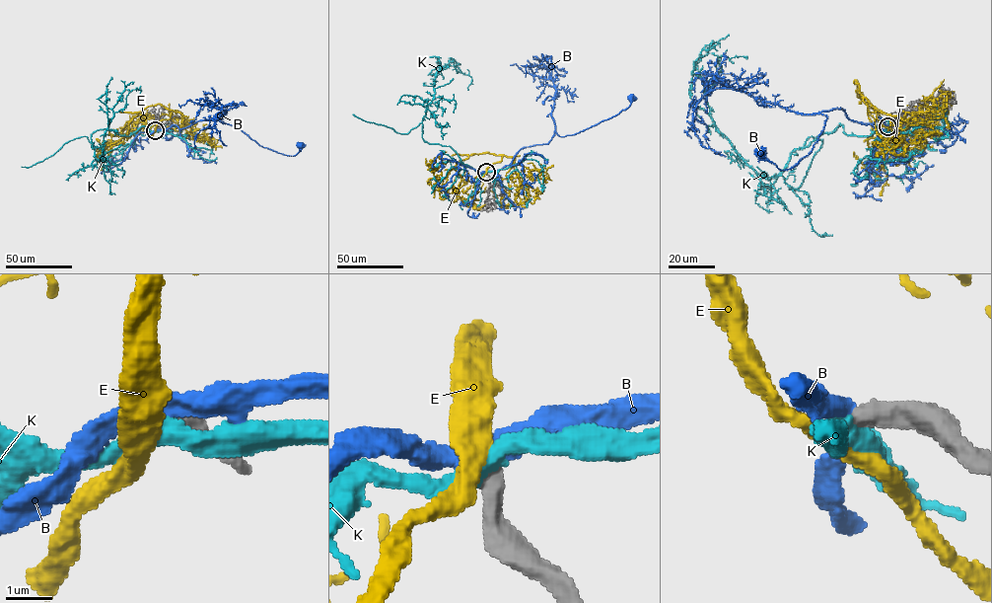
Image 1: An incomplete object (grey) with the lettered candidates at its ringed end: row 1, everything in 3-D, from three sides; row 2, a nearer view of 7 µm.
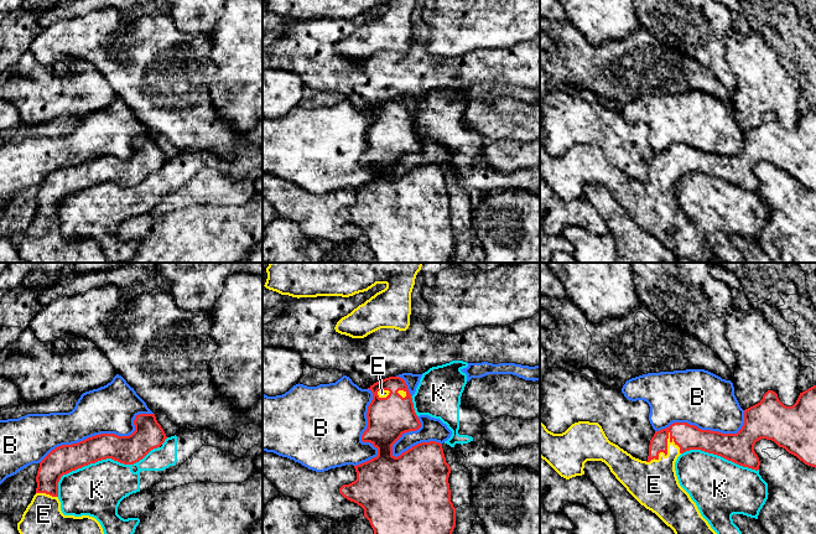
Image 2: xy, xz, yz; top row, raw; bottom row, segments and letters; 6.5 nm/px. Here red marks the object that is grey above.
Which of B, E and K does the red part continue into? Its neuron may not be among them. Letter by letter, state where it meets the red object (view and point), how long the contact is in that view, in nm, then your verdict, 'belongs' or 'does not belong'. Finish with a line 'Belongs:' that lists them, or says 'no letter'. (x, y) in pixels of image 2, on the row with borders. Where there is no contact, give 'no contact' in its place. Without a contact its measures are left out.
B: meets red in xy at (100, 434); contact 800 nm long; does not belong
E: meets red in yz at (665, 454); contact 260 nm long; belongs
K: meets red in xy at (100, 460); contact 750 nm long; does not belong
Belongs: E

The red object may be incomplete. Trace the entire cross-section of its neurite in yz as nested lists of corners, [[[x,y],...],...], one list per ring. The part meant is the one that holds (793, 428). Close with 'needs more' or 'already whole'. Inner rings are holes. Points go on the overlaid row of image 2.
[[[816,385],[800,393],[792,406],[784,405],[775,392],[768,390],[758,404],[744,410],[744,424],[737,434],[722,434],[701,430],[687,422],[674,422],[654,434],[646,461],[633,457],[610,442],[598,422],[578,421],[565,432],[553,434],[540,420],[540,457],[561,477],[570,479],[582,476],[587,461],[602,461],[627,491],[641,506],[655,513],[675,534],[717,534],[701,515],[690,494],[680,486],[675,471],[677,457],[690,450],[701,450],[758,471],[760,461],[754,445],[762,439],[774,441],[805,465],[816,468]]] | needs more

